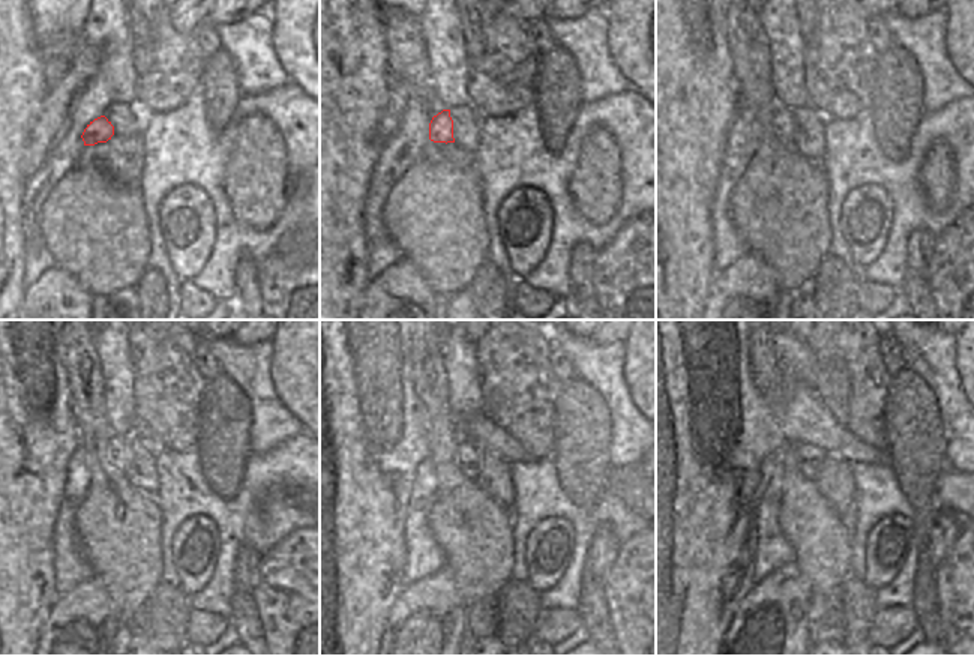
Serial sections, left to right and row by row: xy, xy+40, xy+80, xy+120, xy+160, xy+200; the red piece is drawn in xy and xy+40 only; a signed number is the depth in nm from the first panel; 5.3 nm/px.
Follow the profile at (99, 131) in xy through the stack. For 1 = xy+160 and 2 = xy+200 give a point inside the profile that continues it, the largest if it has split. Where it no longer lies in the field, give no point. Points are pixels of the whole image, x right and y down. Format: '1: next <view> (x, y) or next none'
1: next xy+160 (470, 457)
2: next xy+200 (808, 457)

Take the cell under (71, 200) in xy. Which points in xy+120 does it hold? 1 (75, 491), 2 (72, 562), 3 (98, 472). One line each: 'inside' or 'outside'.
1: outside
2: outside
3: inside

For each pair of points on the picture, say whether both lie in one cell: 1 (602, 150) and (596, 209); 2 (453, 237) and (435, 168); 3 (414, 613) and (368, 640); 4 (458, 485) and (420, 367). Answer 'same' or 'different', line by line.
1: same
2: same
3: different
4: same

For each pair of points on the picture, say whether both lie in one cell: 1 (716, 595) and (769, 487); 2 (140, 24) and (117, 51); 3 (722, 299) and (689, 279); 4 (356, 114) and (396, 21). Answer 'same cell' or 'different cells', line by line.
1: different cells
2: different cells
3: different cells
4: different cells

